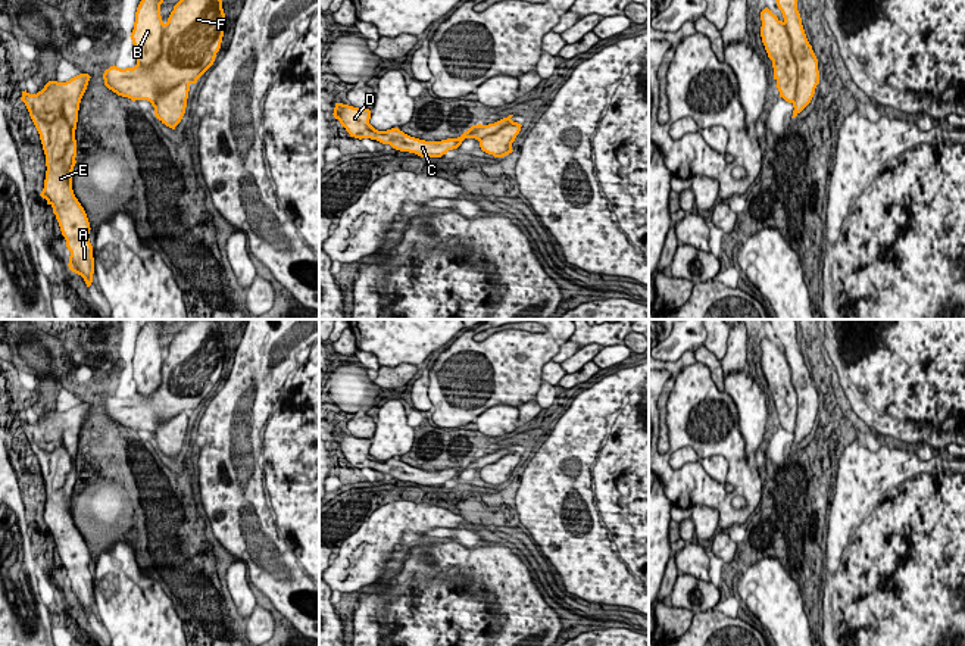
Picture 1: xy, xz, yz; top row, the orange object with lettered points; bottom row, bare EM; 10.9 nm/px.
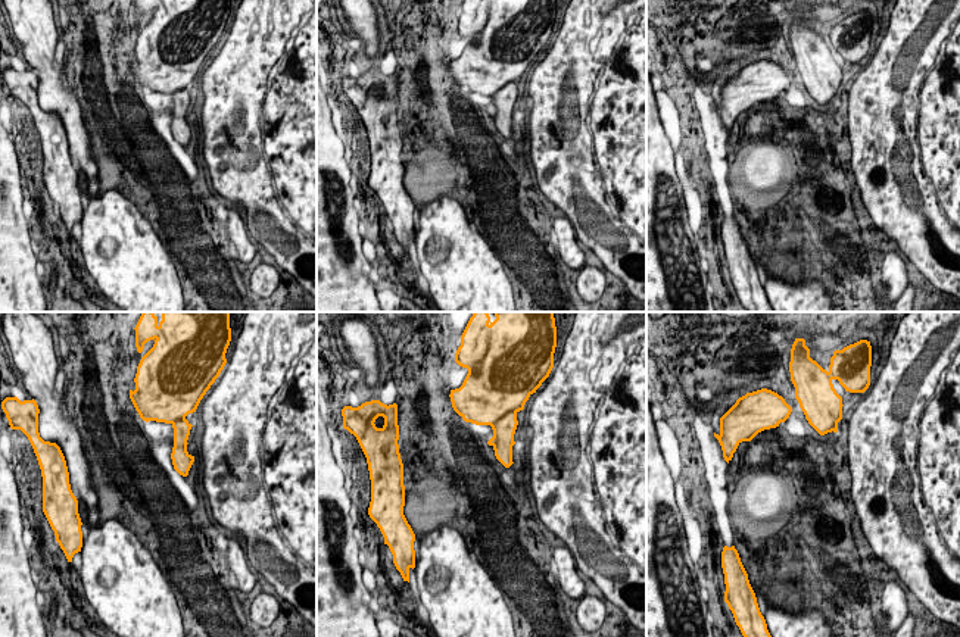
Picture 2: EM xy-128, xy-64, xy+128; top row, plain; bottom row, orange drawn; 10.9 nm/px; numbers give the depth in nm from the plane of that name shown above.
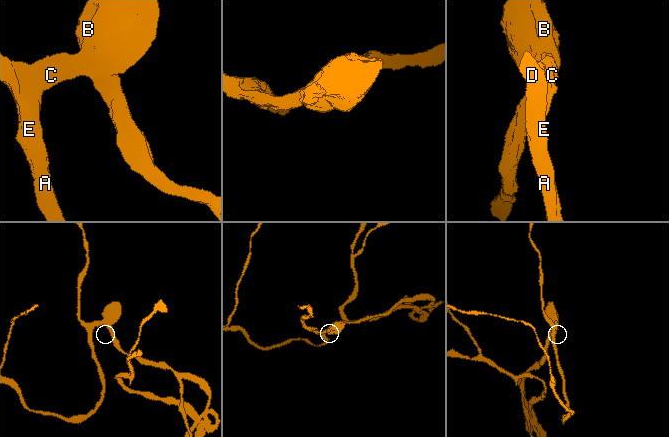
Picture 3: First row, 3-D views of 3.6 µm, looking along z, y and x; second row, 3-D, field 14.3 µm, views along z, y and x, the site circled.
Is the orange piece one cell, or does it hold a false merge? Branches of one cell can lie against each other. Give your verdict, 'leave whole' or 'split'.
leave whole

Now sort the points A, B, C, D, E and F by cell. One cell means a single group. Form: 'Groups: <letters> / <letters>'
Groups: A B C D E F

